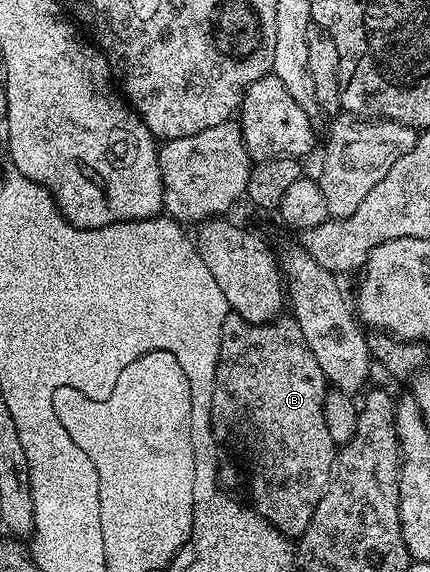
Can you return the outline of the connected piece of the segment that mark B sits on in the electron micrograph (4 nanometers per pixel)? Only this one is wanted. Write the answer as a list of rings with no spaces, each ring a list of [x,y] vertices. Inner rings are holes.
[[[235,312],[229,313],[222,328],[220,363],[212,389],[214,434],[221,447],[229,446],[248,465],[251,505],[256,513],[292,540],[306,532],[336,463],[338,445],[330,438],[323,416],[324,396],[329,390],[322,368],[318,368],[318,360],[314,360],[314,352],[310,352],[310,344],[306,344],[306,336],[302,336],[295,318],[281,316],[270,322],[248,322]]]

